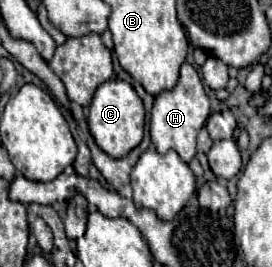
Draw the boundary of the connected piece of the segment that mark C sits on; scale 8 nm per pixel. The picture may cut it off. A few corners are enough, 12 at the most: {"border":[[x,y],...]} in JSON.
{"border":[[102,83],[88,127],[102,151],[128,155],[144,135],[130,83]]}

